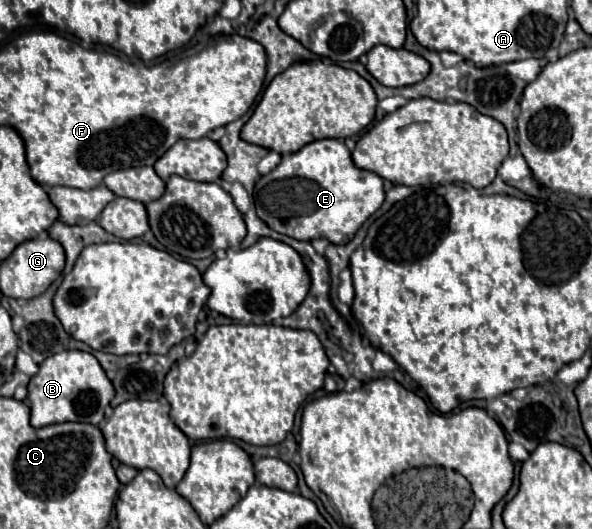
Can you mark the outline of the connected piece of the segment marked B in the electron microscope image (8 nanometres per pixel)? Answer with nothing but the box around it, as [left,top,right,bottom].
[27,351,115,429]

